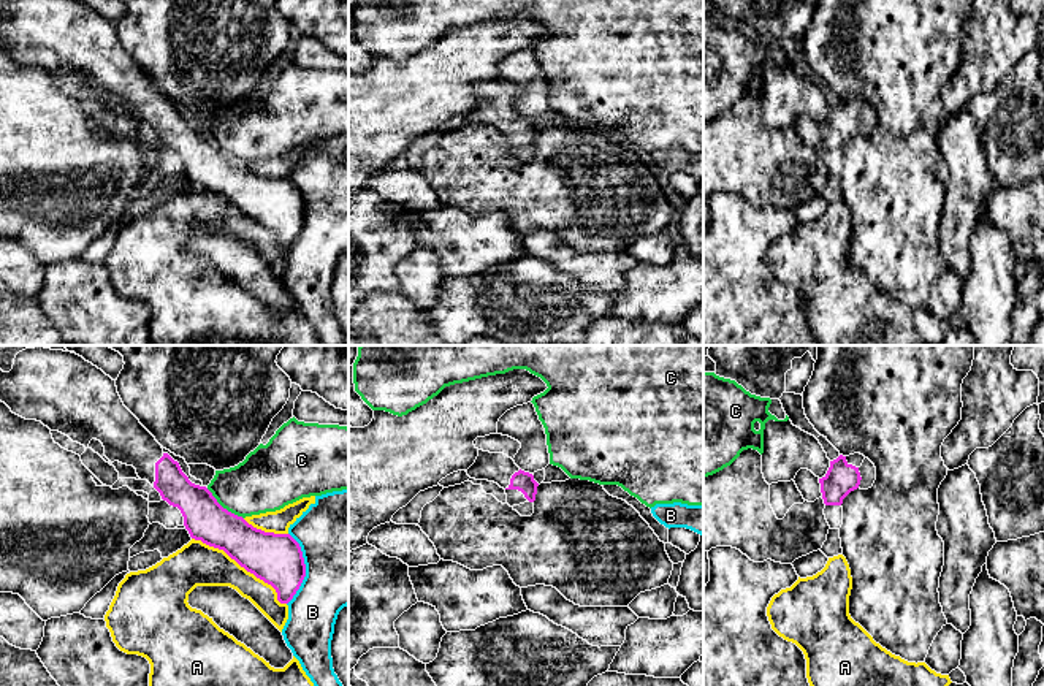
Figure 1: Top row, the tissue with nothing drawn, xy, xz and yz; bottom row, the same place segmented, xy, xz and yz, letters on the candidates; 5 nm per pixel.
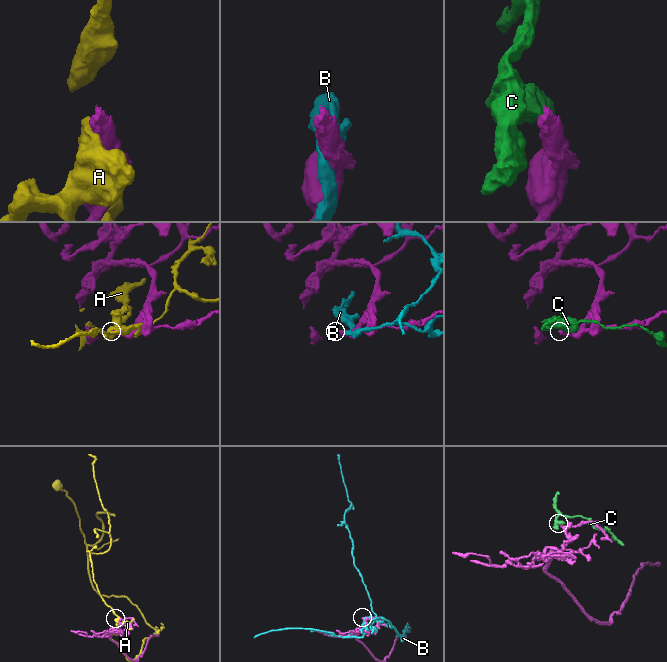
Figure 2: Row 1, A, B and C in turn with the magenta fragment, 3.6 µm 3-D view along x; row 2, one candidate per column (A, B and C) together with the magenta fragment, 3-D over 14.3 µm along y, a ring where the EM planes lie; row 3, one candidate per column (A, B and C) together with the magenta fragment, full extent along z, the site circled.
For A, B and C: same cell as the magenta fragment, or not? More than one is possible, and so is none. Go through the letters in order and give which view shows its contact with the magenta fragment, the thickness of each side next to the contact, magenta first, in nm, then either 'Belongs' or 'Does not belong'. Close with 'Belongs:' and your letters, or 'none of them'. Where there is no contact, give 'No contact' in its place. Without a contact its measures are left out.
A: Touches magenta in xy. Thickness 260 nm (magenta) against 220 nm. Does not belong
B: Touches magenta in xy. Thickness 260 nm (magenta) against 460 nm. Does not belong
C: Touches magenta in xy. Thickness 220 nm (magenta) against 300 nm. Does not belong
Belongs: none of them

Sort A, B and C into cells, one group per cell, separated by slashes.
A / B / C

